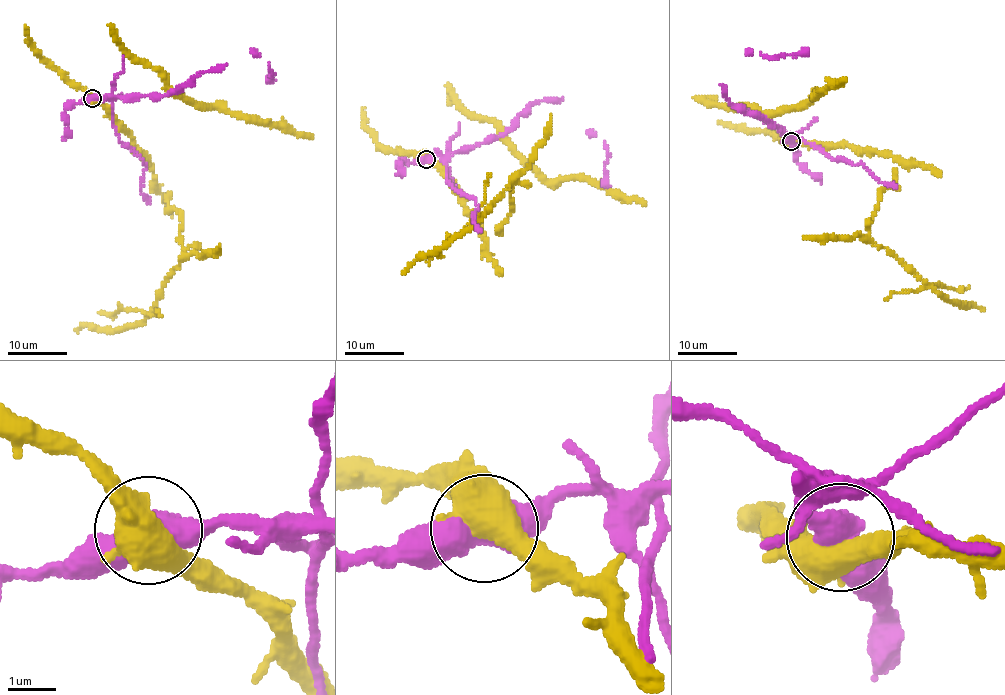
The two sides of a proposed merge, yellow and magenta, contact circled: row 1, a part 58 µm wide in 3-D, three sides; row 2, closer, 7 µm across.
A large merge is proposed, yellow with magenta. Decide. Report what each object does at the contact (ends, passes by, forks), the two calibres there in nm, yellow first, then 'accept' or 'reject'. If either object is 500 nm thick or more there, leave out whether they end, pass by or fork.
550/550 nm | accept

